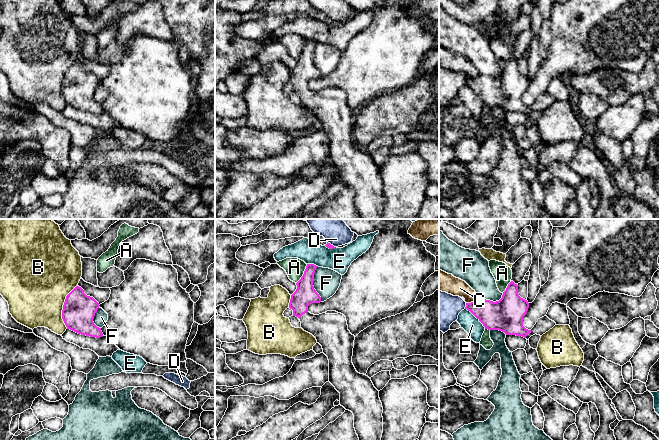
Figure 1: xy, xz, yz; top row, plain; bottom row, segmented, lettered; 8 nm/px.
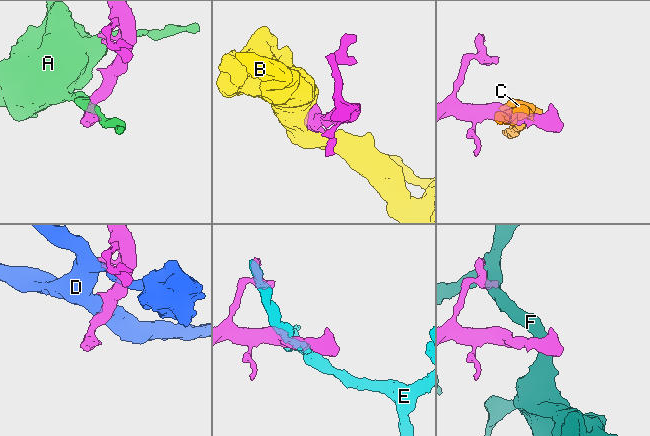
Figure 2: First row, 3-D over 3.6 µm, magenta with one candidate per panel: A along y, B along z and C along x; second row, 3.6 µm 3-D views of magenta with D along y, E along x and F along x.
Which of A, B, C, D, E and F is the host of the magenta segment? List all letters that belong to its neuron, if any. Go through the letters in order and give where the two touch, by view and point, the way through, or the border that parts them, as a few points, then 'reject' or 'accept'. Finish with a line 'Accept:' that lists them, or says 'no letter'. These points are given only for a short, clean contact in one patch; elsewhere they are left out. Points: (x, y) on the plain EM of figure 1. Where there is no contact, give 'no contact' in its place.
A: contact xz (303, 50); reject
B: contact xy (63, 83); border xy (76, 61), (66, 72), (63, 81), (62, 96), (66, 104); reject
C: contact yz (472, 78); reject
D: contact yz (466, 82); reject
E: contact yz (476, 93); border yz (465, 84), (485, 104); reject
F: contact xz (312, 60); reject
Accept: no letter

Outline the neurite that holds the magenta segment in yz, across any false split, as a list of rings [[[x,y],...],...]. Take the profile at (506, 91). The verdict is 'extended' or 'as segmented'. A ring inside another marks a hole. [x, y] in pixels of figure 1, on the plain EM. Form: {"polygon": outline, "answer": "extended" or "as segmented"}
{"polygon": [[[513,57],[508,60],[499,77],[478,75],[475,78],[466,79],[465,83],[485,105],[499,106],[506,111],[522,112],[527,116],[535,110],[542,112],[556,101],[554,97],[544,92],[538,95],[531,106],[526,105],[523,102],[523,93],[528,84],[528,77],[519,72],[518,61]]], "answer": "extended"}

